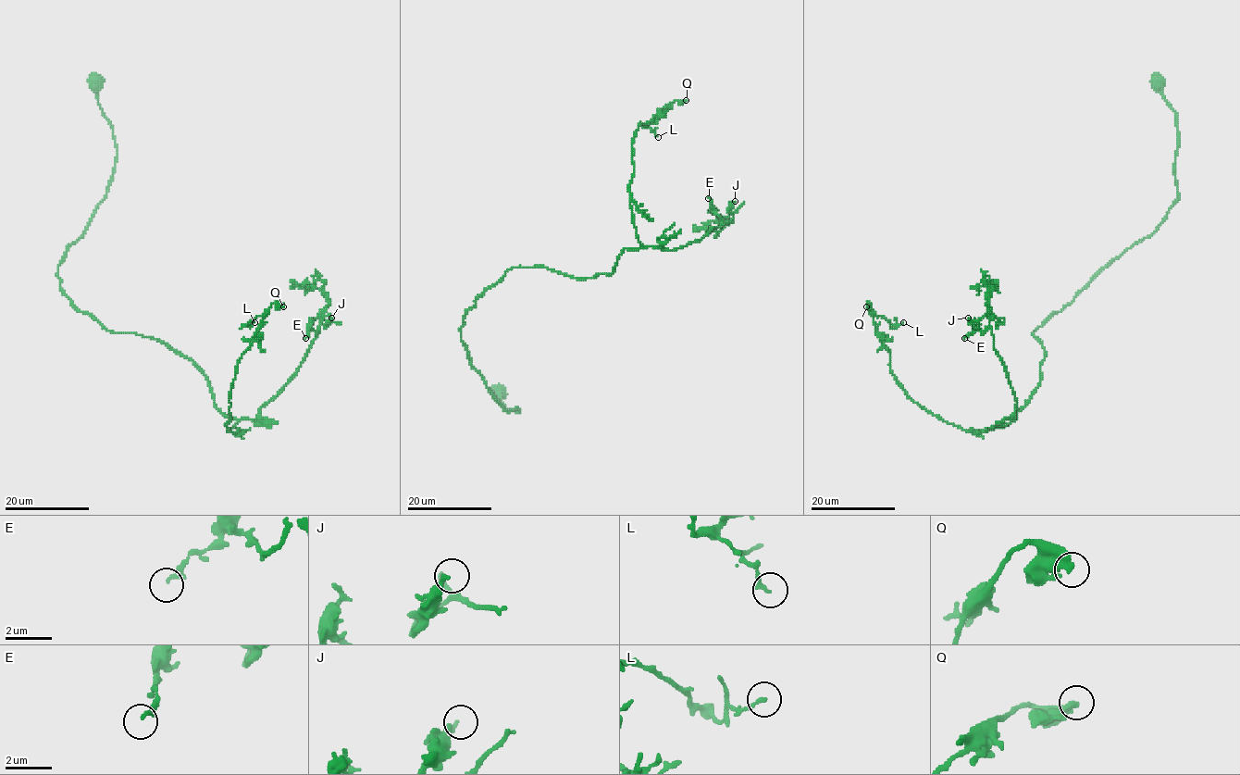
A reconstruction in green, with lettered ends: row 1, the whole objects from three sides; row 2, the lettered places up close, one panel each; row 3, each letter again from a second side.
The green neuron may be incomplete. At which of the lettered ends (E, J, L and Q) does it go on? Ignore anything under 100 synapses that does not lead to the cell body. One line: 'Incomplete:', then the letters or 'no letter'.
Incomplete: no letter

